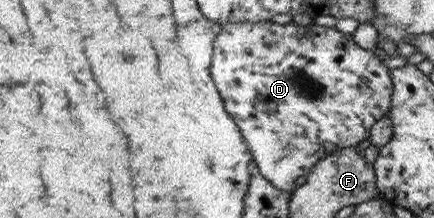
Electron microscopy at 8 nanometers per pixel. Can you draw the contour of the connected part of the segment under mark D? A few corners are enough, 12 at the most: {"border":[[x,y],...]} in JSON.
{"border":[[311,22],[226,23],[210,78],[274,188],[355,147],[389,68]]}

